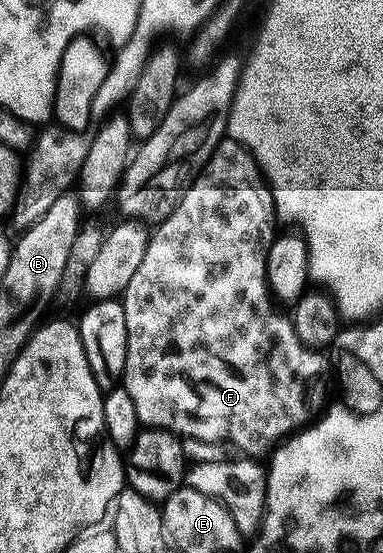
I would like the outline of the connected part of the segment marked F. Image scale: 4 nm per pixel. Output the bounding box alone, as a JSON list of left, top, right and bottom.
[121,136,319,456]

